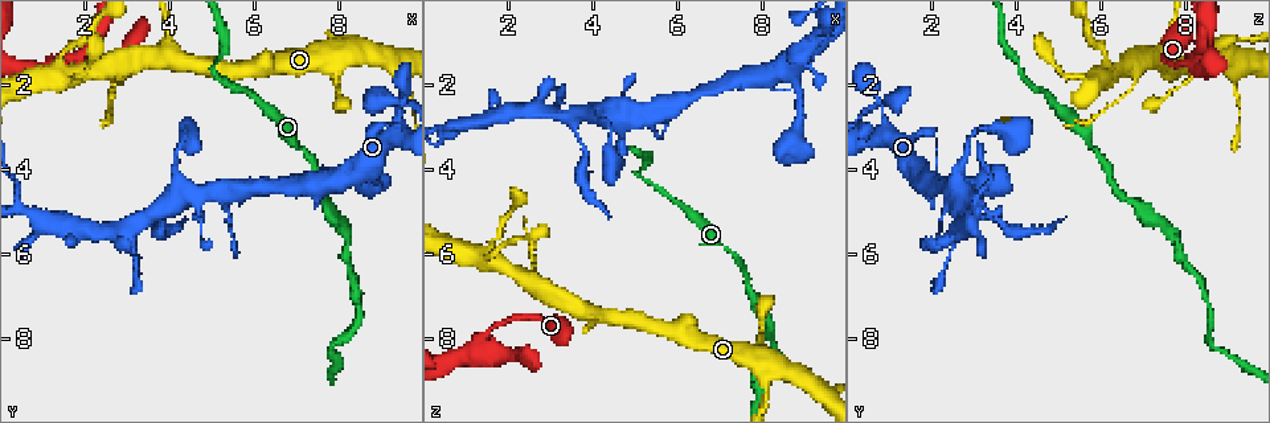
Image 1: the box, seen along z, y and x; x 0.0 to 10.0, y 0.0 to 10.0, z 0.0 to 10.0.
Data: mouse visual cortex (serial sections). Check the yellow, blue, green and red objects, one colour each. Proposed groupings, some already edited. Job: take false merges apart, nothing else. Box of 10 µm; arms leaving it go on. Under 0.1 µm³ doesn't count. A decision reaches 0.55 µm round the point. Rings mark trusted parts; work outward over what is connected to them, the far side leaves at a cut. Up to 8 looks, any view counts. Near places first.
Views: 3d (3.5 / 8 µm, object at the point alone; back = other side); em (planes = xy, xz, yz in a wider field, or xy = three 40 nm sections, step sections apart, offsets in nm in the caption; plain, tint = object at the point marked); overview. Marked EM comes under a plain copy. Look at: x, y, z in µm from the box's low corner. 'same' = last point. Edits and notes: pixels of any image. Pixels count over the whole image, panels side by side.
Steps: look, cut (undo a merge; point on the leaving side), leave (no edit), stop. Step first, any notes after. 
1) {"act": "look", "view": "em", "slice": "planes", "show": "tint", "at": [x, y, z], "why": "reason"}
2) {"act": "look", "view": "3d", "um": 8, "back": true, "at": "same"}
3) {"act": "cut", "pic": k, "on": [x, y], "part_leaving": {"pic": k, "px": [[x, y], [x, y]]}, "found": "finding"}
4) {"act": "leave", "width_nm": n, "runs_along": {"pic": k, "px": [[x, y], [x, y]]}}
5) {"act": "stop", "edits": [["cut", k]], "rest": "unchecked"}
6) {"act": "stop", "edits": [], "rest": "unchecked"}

{"act": "look", "view": "3d", "um": 8, "at": [3.50, 5.10, 2.70], "why": "abrupt turn"}

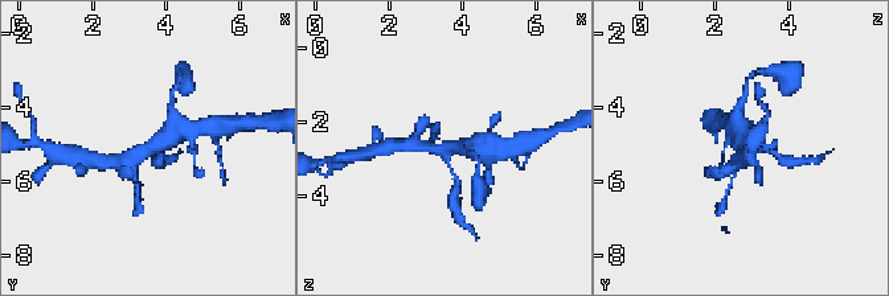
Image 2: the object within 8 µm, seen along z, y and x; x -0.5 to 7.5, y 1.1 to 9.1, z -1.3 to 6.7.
{"act": "look", "view": "em", "slice": "xy", "step": 2, "show": "tint", "at": "same"}

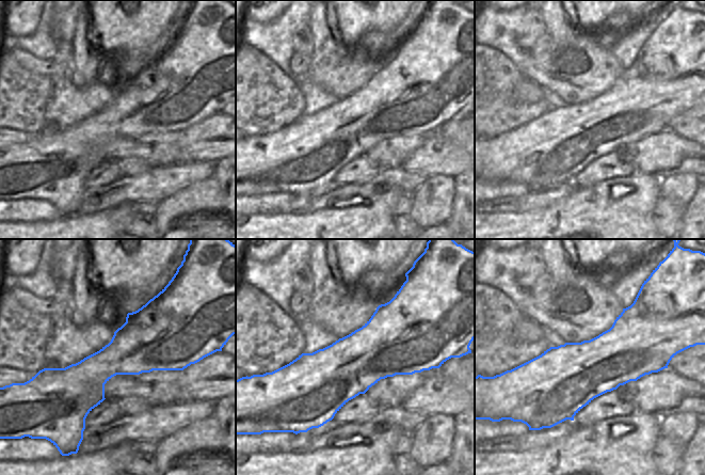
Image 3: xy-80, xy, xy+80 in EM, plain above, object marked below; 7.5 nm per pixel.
{"act": "leave", "runs_along": {"pic": 2, "px": [[180, 128], [135, 160], [115, 163]]}, "found": "all the same cell"}

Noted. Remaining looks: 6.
{"act": "look", "view": "3d", "um": 8, "at": [1.50, 1.75, 6.20], "why": "three arms meet"}

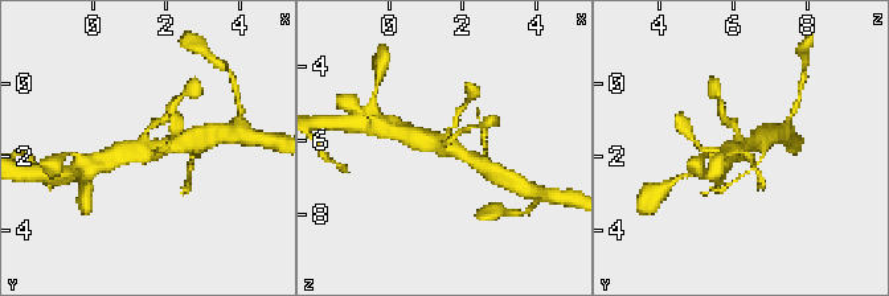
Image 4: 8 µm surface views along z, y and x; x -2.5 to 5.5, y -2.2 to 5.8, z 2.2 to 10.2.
{"act": "look", "view": "3d", "um": 3.5, "at": "same"}

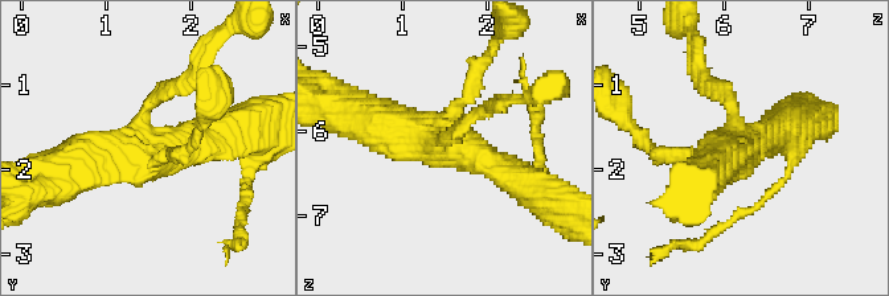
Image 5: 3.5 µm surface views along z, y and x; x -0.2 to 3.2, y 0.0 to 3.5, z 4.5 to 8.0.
{"act": "look", "view": "em", "slice": "xy", "step": 2, "show": "tint", "at": [1.55, 1.85, 6.15], "why": "need the tissue"}

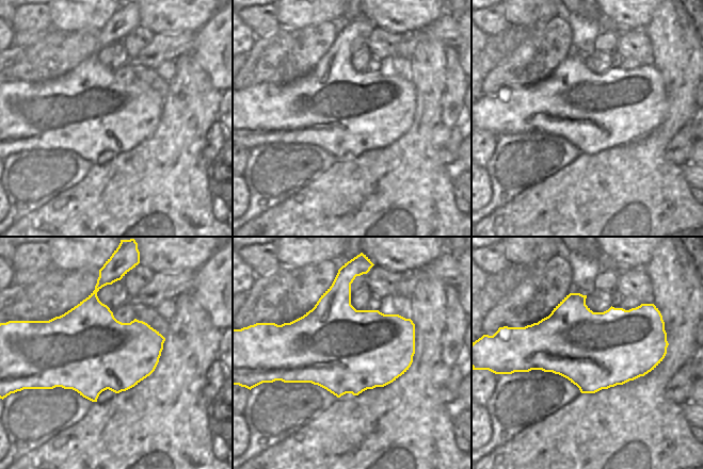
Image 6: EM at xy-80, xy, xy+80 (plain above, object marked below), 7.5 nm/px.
{"act": "leave", "runs_along": {"pic": 5, "px": [[523, 183], [457, 146], [372, 122]]}, "found": "continuous, no second cell"}

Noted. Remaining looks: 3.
{"act": "look", "view": "3d", "um": 8, "at": [1.30, 1.50, 8.25], "why": "branch point"}

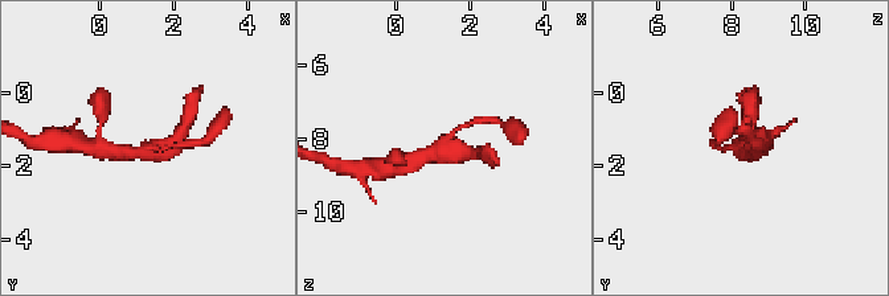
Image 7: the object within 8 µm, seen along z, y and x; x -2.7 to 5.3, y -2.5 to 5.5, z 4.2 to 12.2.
{"act": "look", "view": "em", "slice": "xy", "step": 2, "show": "tint", "at": "same", "arms": 3, "arm_widths_nm": [150, 400, 400], "why": "need the tissue"}

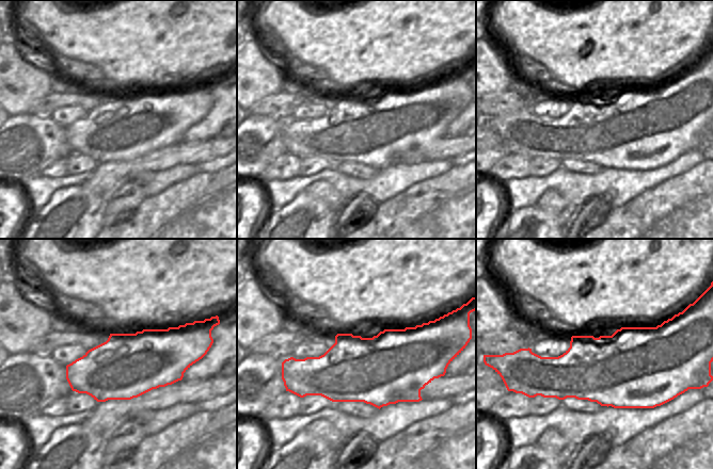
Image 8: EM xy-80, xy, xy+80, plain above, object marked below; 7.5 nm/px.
{"act": "leave", "found": "one cell here"}

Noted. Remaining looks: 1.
{"act": "stop", "edits": [], "rest": "unchecked"}

